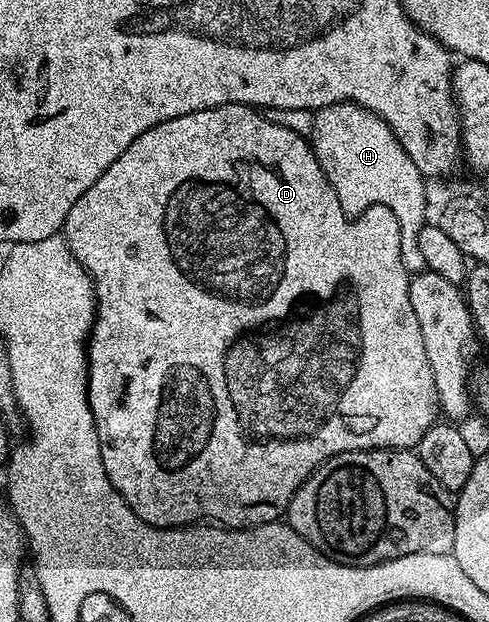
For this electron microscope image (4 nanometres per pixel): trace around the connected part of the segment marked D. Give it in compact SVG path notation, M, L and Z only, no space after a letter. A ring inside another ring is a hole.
M220 105L203 111L195 111L191 115L179 115L175 119L167 119L139 135L127 151L83 195L79 195L75 207L67 211L63 236L67 247L71 247L71 255L79 259L79 263L93 281L95 298L95 316L91 336L87 342L89 354L89 406L95 419L95 427L99 435L99 451L101 462L107 471L107 479L119 491L121 500L129 504L129 509L139 519L149 525L158 525L161 529L172 529L190 523L216 523L226 529L251 529L254 525L265 525L286 516L295 491L314 473L329 457L347 451L360 449L408 449L412 450L423 439L423 435L439 421L439 406L435 379L431 375L431 363L427 363L427 350L423 347L423 331L419 331L419 319L415 319L415 311L411 311L411 295L409 294L410 274L403 267L401 258L401 228L399 219L387 207L372 205L367 207L355 218L349 218L339 207L339 195L331 187L327 175L323 175L323 167L319 167L317 156L313 154L312 144L305 141L293 129L280 125L277 121L268 121L264 112L251 105Z

